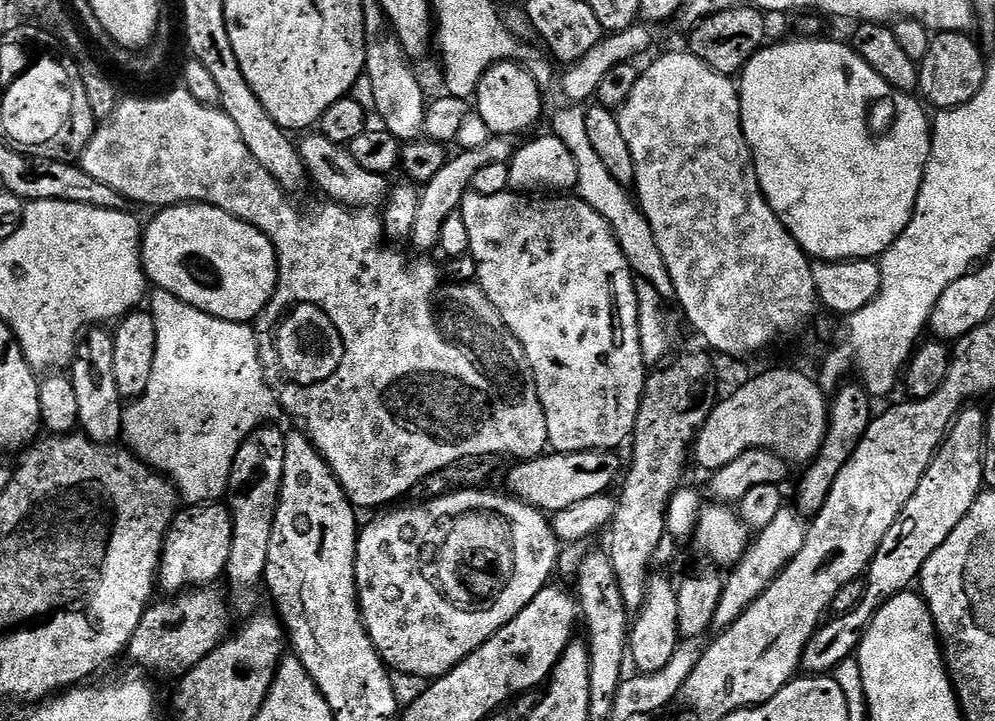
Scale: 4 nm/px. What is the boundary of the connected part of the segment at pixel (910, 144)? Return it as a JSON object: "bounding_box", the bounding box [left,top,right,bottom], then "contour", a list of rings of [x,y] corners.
{"bounding_box":[738,40,932,260],"contour":[[[788,40],[785,44],[771,44],[753,56],[738,80],[742,130],[752,151],[752,161],[762,186],[762,194],[766,202],[770,202],[770,210],[778,214],[782,226],[790,230],[792,237],[800,244],[800,249],[816,260],[870,260],[883,256],[884,251],[902,234],[902,230],[906,230],[914,214],[918,190],[922,186],[924,167],[932,149],[930,116],[924,113],[925,105],[915,95],[892,88],[886,78],[879,76],[852,49],[851,43],[839,44],[836,40]]]}

